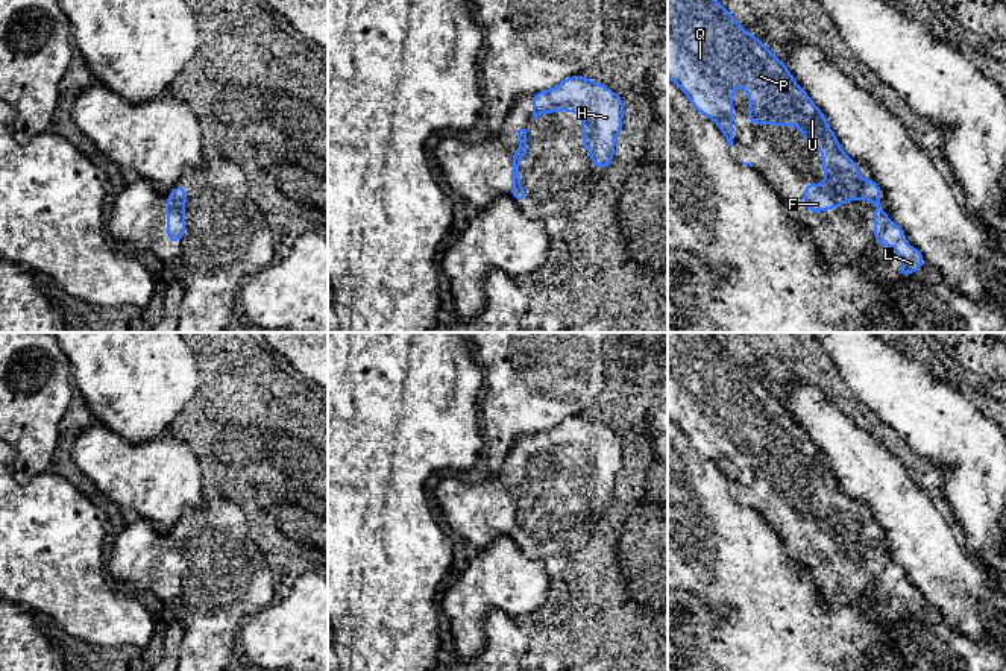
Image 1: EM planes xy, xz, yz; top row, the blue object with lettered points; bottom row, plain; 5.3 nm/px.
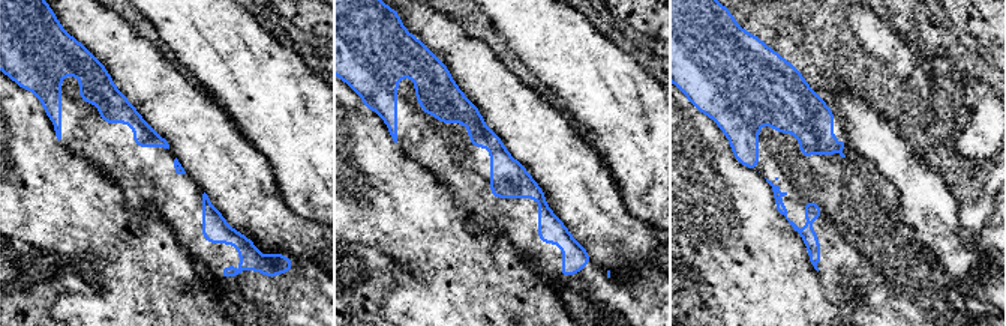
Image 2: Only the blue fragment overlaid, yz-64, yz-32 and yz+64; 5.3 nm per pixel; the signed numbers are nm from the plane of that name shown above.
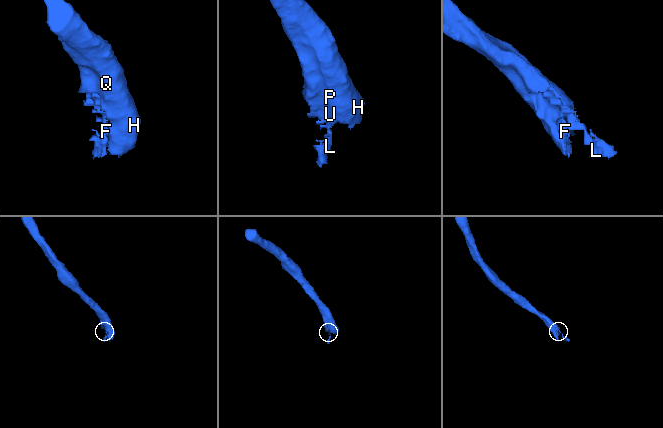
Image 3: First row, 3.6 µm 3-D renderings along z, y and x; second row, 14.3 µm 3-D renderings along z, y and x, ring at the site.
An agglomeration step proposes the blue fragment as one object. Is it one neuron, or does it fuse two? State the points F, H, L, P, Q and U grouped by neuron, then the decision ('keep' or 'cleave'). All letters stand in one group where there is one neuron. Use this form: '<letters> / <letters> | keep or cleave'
F H L P Q U | keep

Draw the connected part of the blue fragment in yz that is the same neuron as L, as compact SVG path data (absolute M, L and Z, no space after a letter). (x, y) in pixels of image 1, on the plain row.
M668 332L668 417L689 437L690 445L710 457L733 486L733 431L748 428L748 463L798 466L806 489L822 490L824 527L806 521L804 547L807 553L841 551L844 540L874 542L874 580L892 586L900 595L898 616L923 609L924 595L912 584L907 588L904 571L888 562L888 550L880 548L882 528L874 519L862 521L856 501L844 493L835 472L825 463L824 452L794 421L784 402L778 401L757 376L750 375L710 332Z

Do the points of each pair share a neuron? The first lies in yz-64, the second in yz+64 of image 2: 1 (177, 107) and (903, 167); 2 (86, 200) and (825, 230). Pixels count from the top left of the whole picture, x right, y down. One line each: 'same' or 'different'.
1: same
2: different

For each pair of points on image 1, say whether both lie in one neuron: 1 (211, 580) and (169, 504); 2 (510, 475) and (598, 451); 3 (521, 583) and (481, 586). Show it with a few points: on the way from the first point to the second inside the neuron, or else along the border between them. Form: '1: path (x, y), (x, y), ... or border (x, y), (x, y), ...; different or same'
1: border (182, 516), (175, 527); different
2: path (531, 475), (565, 475), (577, 463); same
3: path (512, 583), (490, 583); same

